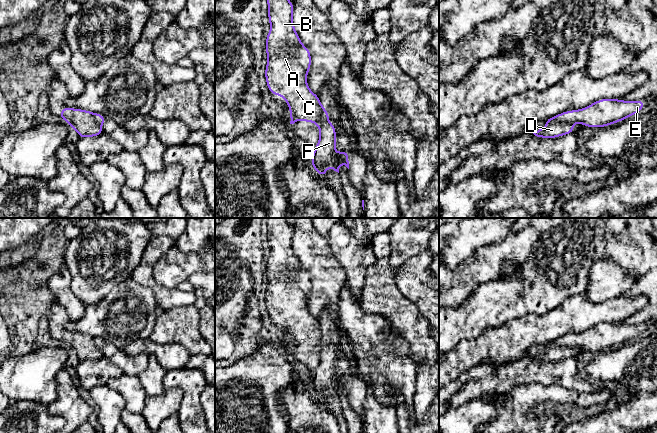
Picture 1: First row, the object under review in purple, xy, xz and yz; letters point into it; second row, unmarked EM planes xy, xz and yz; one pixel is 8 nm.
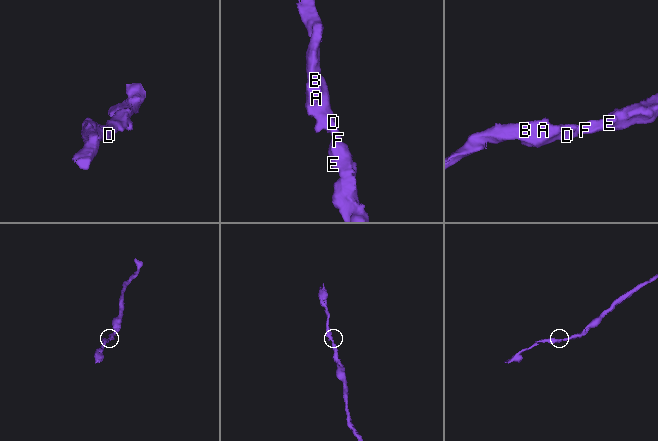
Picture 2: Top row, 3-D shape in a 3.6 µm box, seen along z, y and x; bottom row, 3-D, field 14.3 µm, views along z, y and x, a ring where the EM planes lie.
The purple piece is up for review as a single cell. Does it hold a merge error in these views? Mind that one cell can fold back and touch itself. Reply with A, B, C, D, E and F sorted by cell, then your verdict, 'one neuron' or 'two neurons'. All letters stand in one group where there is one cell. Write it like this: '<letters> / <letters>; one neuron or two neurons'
A B C D / E F; two neurons

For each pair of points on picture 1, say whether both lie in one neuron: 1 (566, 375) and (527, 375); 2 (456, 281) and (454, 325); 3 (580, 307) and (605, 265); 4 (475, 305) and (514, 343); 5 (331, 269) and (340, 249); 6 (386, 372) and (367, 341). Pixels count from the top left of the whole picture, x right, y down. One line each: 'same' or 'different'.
1: same
2: different
3: different
4: different
5: different
6: same

